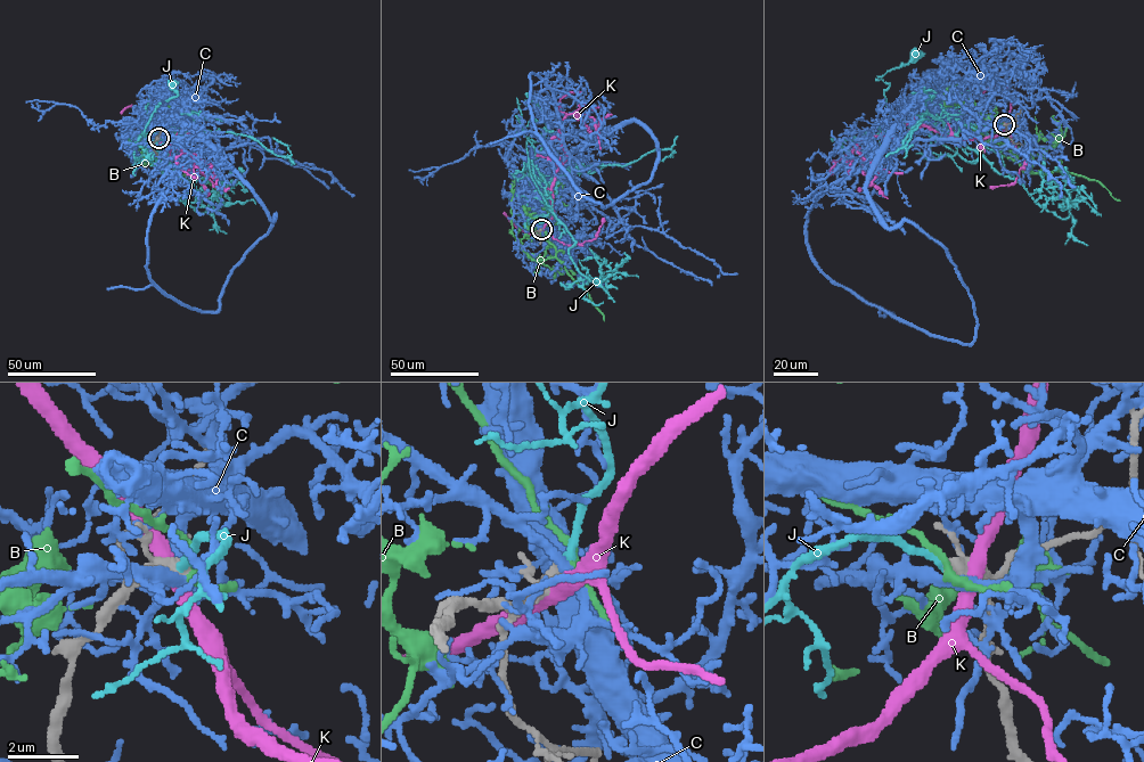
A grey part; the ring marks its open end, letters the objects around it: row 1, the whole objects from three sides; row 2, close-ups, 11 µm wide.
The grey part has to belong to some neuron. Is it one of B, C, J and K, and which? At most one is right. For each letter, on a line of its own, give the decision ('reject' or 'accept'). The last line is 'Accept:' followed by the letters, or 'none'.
B: reject
C: reject
J: accept
K: reject
Accept: J

